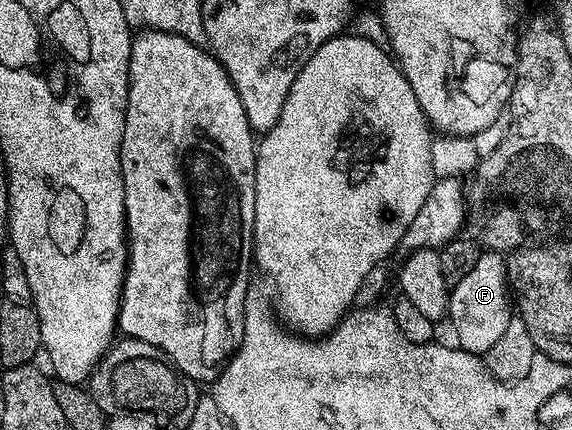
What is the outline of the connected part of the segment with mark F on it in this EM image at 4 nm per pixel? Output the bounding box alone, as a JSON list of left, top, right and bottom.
[447,251,514,355]

